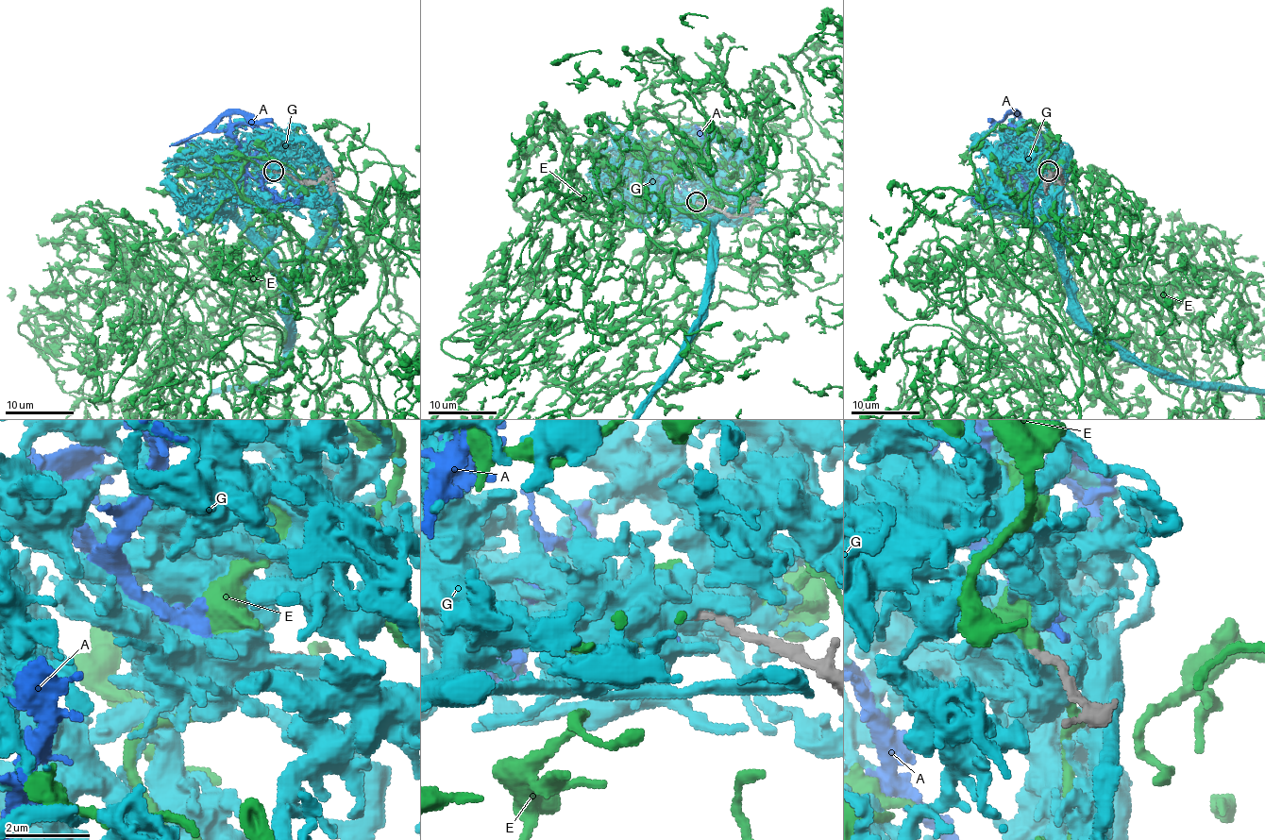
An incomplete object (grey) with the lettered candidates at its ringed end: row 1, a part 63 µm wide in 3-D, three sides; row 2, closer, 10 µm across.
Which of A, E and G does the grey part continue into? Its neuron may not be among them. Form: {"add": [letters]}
{"add": ["A"]}

